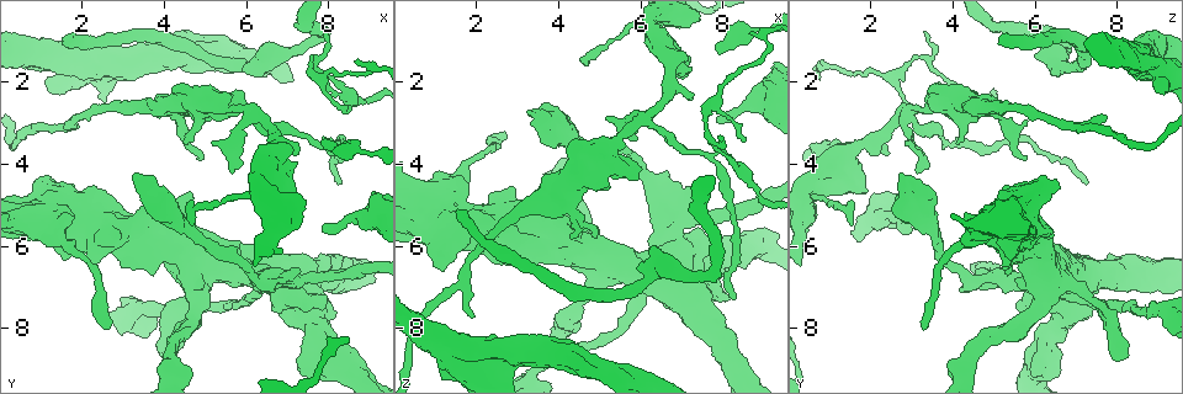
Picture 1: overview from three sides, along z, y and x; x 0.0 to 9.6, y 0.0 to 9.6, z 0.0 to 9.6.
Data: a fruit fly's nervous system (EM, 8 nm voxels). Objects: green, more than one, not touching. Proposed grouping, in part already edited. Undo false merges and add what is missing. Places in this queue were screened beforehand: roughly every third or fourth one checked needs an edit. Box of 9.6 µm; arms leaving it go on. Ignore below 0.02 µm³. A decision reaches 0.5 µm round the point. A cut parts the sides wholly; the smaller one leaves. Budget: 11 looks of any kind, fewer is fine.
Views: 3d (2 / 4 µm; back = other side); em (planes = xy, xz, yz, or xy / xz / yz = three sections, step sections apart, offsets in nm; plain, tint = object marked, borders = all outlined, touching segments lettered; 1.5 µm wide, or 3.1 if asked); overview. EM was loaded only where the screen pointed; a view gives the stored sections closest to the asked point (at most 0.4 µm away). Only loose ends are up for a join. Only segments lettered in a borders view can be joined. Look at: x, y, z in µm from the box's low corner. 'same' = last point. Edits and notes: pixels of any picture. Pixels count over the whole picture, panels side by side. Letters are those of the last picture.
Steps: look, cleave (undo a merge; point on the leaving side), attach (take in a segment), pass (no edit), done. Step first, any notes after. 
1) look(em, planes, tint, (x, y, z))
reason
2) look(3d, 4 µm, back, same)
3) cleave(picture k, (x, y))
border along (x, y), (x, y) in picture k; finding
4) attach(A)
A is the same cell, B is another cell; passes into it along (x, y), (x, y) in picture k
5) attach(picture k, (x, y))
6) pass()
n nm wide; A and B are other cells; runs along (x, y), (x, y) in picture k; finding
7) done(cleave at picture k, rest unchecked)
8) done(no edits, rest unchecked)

look(3d, 4 µm, (7.85, 5.55, 2.90))
branch stops here

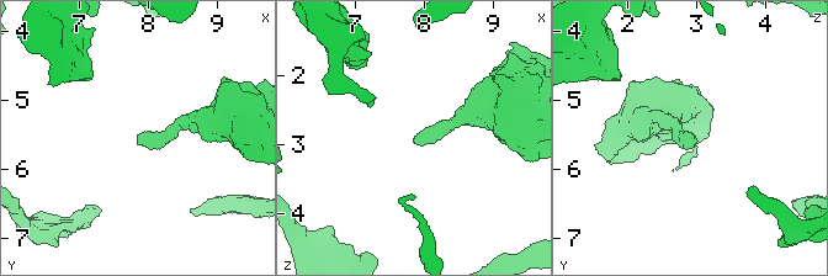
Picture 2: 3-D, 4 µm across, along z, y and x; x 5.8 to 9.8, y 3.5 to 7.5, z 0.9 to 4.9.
look(em, planes, borders, (7.85, 5.50, 2.95))

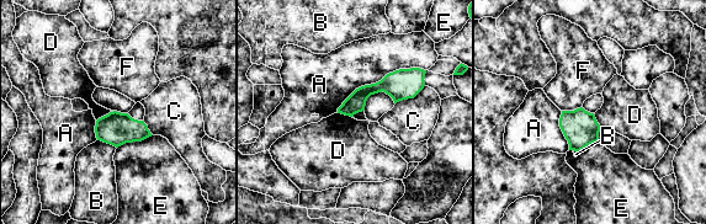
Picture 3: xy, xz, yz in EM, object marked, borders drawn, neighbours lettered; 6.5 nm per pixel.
pass()
120 nm wide; A, B, C, D, E and F are other cells; border along (113, 111), (96, 121) in picture 3; none of them fits

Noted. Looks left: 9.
look(em, xz, step 4, borders, (5.65, 4.20, 3.05))
thin end

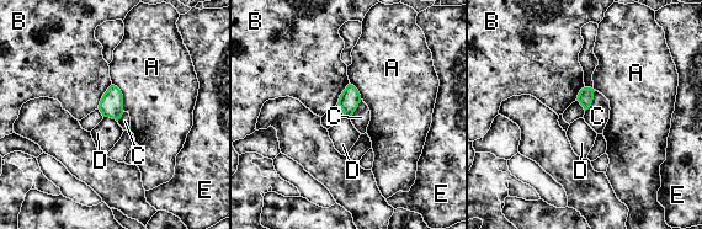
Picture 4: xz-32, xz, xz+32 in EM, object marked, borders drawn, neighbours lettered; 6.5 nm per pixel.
look(em, planes, borders, same)

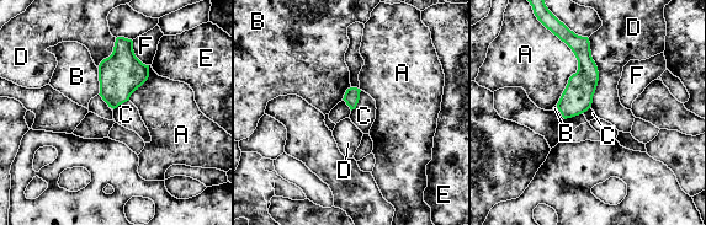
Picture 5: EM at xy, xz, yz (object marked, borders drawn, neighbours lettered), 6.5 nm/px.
pass()
A, B, C, D, E and F are other cells; border along (97, 68), (99, 94) in picture 5; none of them fits

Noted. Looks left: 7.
look(em, planes, borders, (4.70, 5.50, 1.50))
thin end

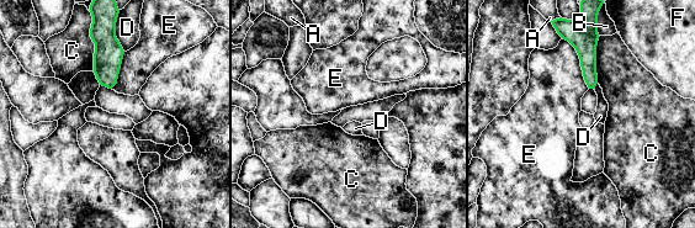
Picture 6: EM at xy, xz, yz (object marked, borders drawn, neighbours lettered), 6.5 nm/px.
pass()
A, B, C, D, E and F are other cells; border along (562, 37), (574, 48), (589, 88) in picture 6; no lettered segment goes on from it

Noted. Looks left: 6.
look(3d, 4 µm, (8.70, 3.70, 0.80))
thick turns thin

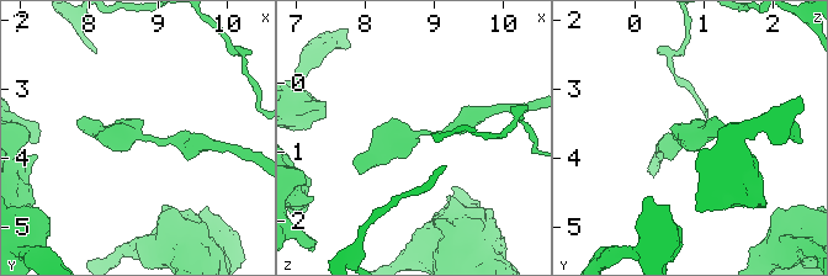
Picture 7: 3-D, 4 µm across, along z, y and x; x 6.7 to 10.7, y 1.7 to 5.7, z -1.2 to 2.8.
look(em, planes, borders, (8.75, 3.65, 0.70))
arms of 240, 240 nm

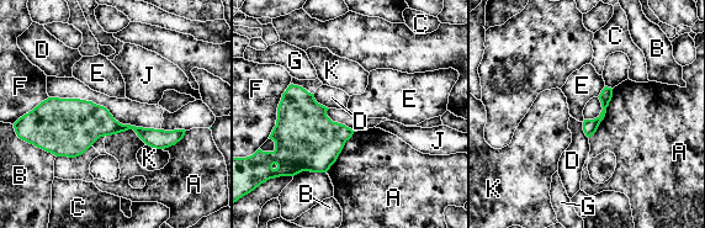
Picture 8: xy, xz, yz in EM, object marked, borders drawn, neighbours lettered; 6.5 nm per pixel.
pass()
30 nm wide; A, B, C, D, E, F, G, J and K are other cells; border along (605, 86), (597, 96) in picture 8; one neuron here

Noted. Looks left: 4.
look(3d, 4 µm, (2.00, 2.90, 7.70))
free end

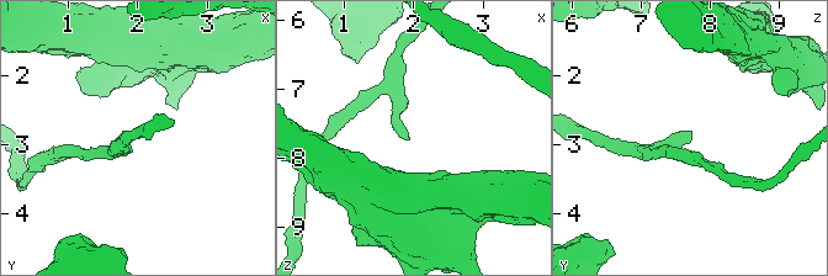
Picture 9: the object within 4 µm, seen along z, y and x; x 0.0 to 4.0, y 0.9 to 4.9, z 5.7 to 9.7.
look(em, xy, step 8, borders, (1.95, 2.95, 7.70))

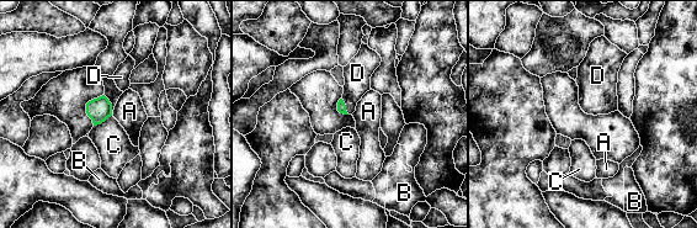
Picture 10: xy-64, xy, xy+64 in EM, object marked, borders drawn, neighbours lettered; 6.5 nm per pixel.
look(em, planes, borders, same)
another direction

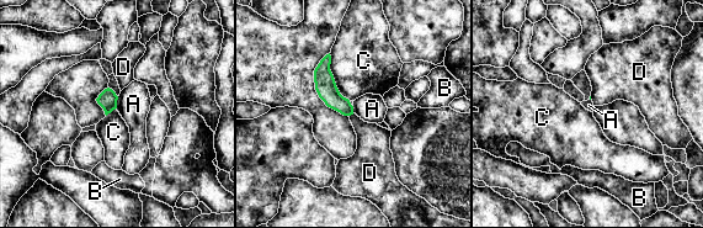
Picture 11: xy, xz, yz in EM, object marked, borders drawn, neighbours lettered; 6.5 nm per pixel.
attach(D)
D is the same cell, A, B and C are other cells; passes into it along (325, 85), (351, 114), (373, 142) in picture 11; it goes on there

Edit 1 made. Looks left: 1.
done(attach at picture 11, rest unchecked)

